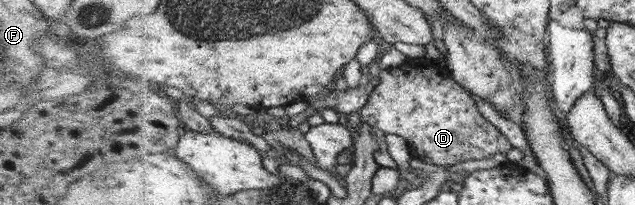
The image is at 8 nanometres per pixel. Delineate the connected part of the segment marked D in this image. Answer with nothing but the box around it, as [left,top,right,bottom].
[361,60,513,166]

